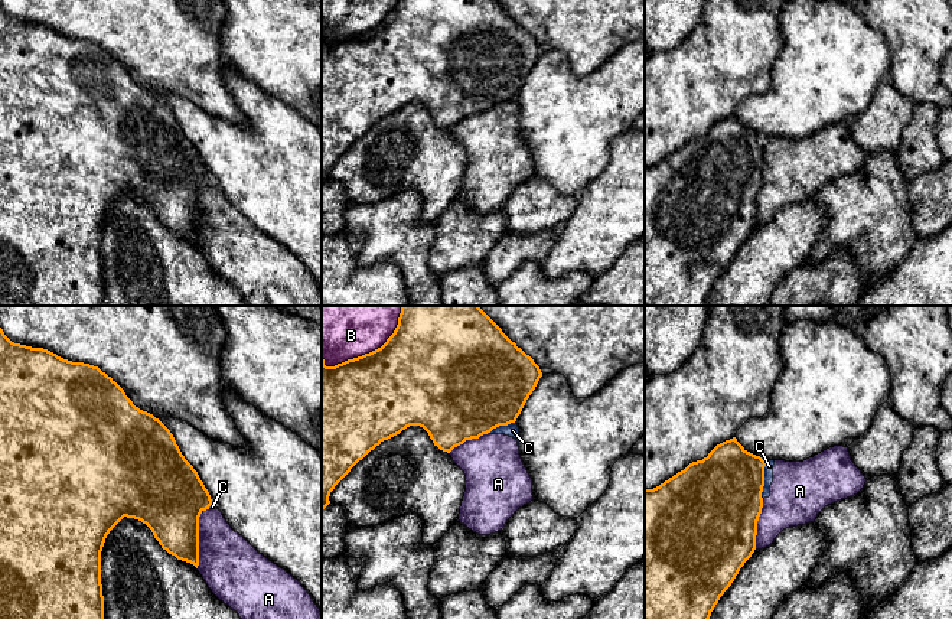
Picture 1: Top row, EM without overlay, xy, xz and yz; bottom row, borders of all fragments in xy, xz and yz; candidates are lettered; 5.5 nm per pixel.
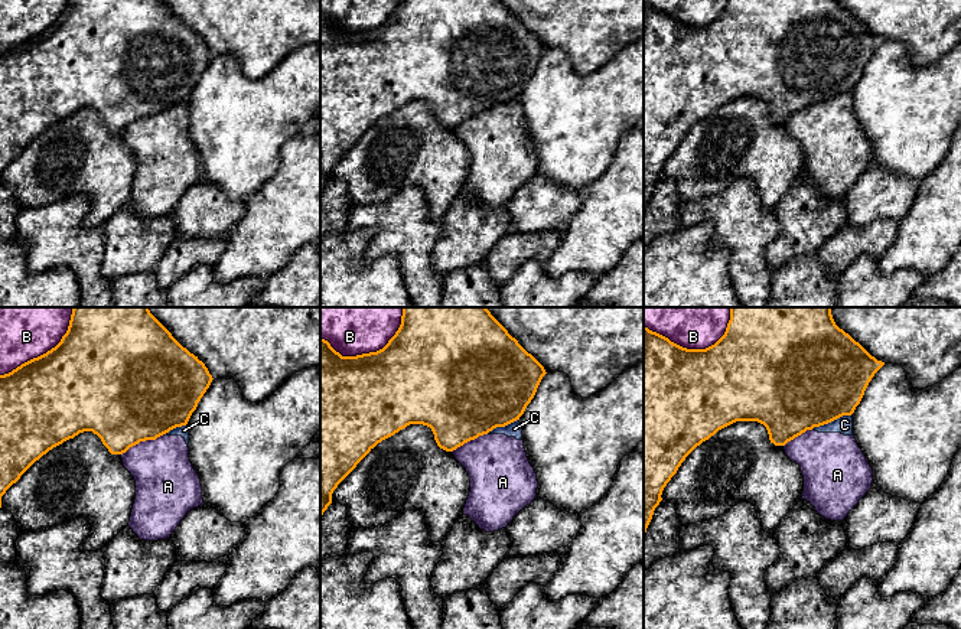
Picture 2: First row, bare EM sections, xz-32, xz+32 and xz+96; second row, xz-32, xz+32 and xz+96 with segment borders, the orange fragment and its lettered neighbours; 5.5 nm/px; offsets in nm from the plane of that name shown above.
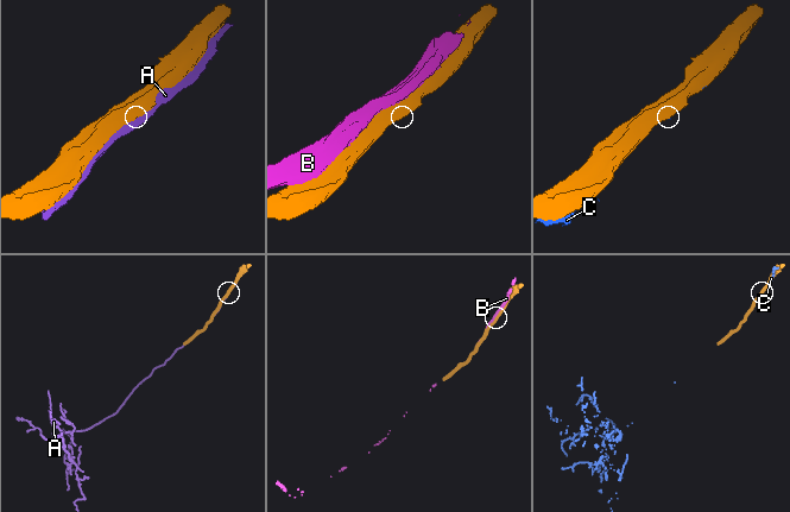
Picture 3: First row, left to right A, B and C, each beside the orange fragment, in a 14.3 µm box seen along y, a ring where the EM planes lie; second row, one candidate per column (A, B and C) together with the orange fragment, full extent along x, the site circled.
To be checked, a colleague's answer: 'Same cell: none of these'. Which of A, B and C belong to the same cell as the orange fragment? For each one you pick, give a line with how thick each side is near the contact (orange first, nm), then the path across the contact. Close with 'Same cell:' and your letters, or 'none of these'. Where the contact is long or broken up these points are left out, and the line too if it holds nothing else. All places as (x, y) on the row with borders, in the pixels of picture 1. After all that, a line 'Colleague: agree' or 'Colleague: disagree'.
Same cell: none of these
Colleague: agree

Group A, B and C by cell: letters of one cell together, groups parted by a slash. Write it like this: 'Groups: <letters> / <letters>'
Groups: A C / B

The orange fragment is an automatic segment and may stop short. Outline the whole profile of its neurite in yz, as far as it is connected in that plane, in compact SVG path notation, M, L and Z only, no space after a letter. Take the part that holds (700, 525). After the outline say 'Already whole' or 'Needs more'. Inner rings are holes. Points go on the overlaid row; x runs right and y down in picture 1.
M733 437L717 444L707 457L689 463L659 486L645 489L645 619L710 619L720 597L756 550L757 521L763 508L764 466L766 462L760 456L747 452Z. Already whole

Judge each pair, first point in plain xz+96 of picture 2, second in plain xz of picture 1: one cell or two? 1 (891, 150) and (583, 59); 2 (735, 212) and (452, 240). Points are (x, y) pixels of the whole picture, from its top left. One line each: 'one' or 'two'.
1: two
2: two

